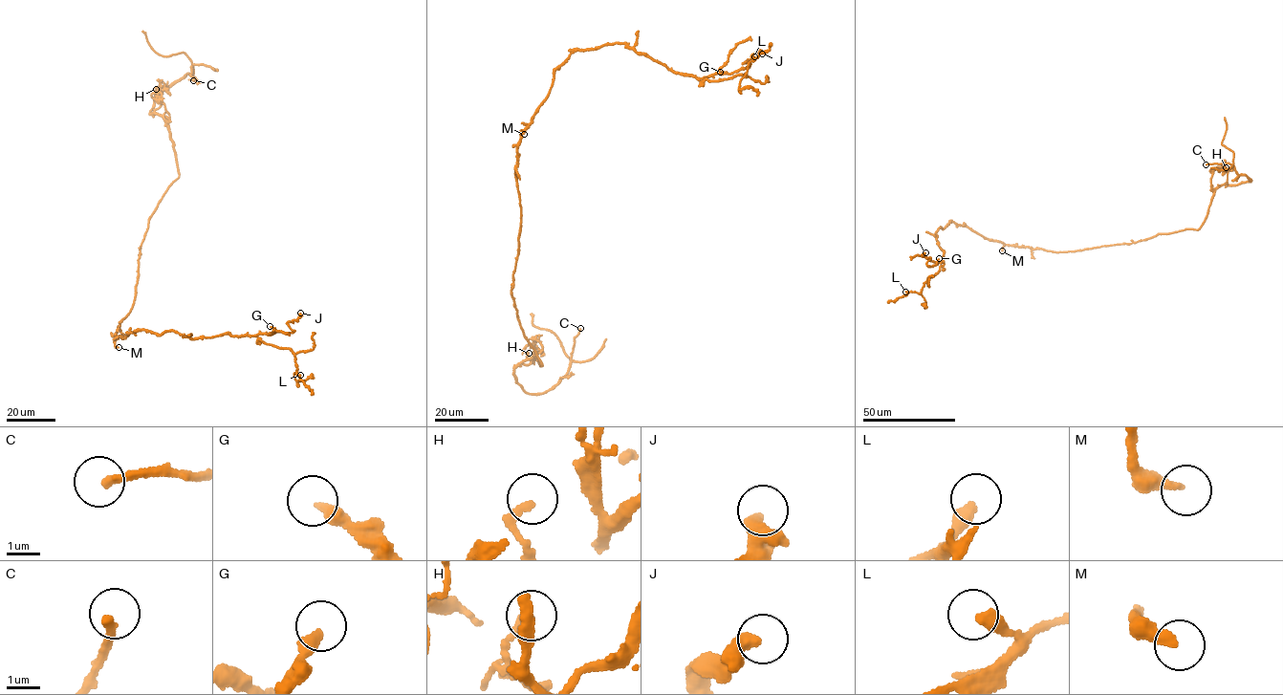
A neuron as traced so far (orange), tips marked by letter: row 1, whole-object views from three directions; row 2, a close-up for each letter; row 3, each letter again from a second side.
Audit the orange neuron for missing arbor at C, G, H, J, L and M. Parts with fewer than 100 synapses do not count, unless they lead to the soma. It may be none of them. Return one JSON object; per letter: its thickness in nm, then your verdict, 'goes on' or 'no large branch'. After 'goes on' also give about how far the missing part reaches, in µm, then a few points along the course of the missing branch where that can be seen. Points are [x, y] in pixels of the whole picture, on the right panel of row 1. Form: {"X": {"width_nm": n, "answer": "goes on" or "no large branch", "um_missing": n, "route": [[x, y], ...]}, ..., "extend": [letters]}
{"C": {"width_nm": 240, "answer": "no large branch"}, "G": {"width_nm": 360, "answer": "no large branch"}, "H": {"width_nm": 220, "answer": "no large branch"}, "J": {"width_nm": 320, "answer": "no large branch"}, "L": {"width_nm": 400, "answer": "no large branch"}, "M": {"width_nm": 280, "answer": "no large branch"}, "extend": []}

